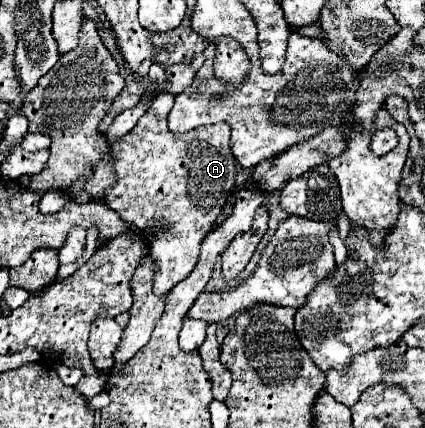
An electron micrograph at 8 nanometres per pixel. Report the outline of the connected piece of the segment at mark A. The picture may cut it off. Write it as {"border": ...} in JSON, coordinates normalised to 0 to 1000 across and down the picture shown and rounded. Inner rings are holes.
{"border":[[[372,220],[348,248],[344,266],[325,280],[325,290],[259,350],[273,430],[249,439],[245,472],[301,523],[315,523],[329,537],[348,537],[353,528],[391,523],[391,542],[367,542],[353,598],[362,603],[362,687],[391,696],[395,682],[428,659],[447,631],[461,621],[471,565],[504,533],[504,514],[541,453],[541,439],[555,430],[555,369],[541,355],[541,290],[513,285],[504,294],[466,294],[438,313],[405,313],[391,290],[391,271],[405,252],[405,220]]]}

